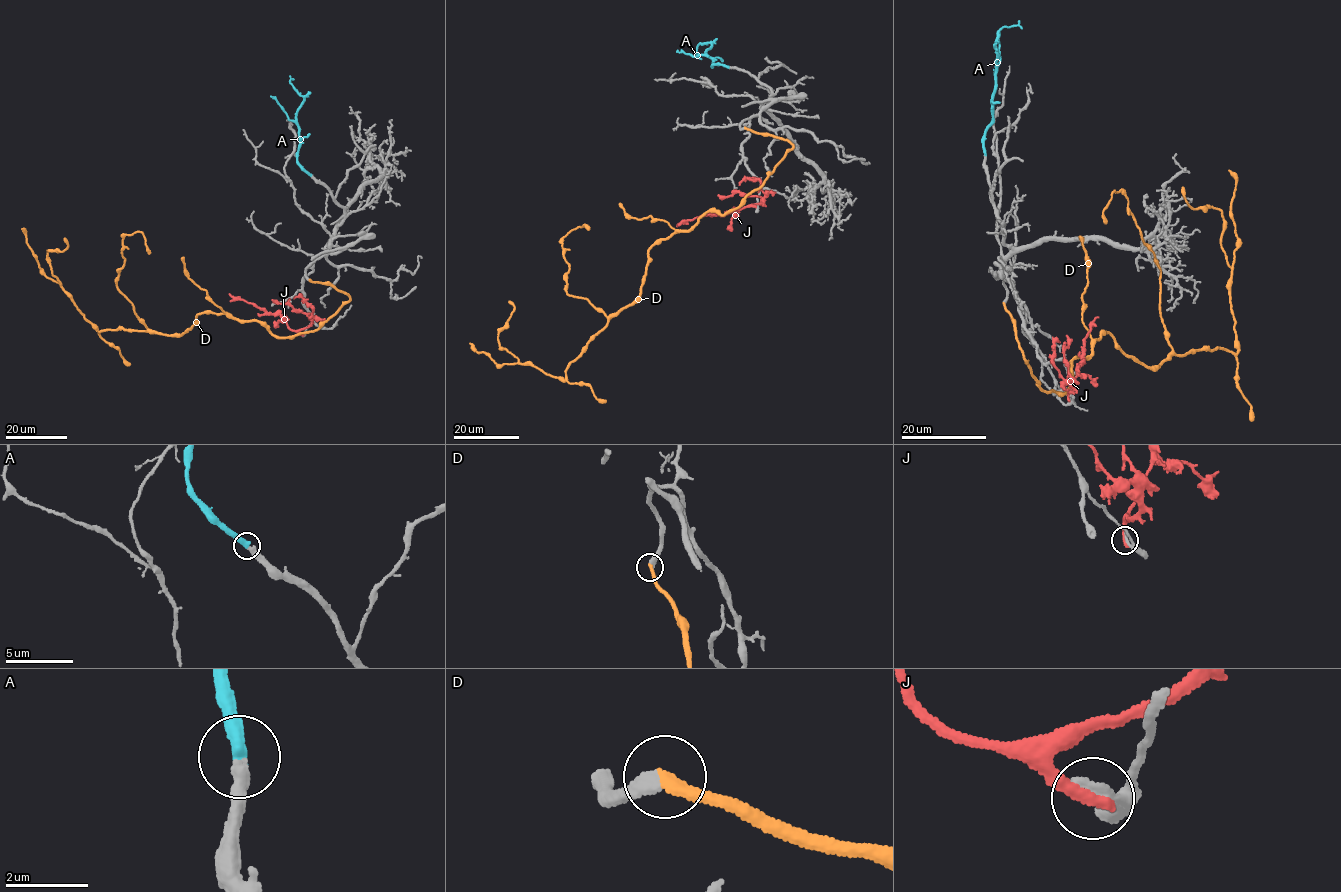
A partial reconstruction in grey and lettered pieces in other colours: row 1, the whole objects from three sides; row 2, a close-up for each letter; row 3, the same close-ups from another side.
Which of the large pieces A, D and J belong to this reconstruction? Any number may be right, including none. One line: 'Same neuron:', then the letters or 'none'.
Same neuron: A

